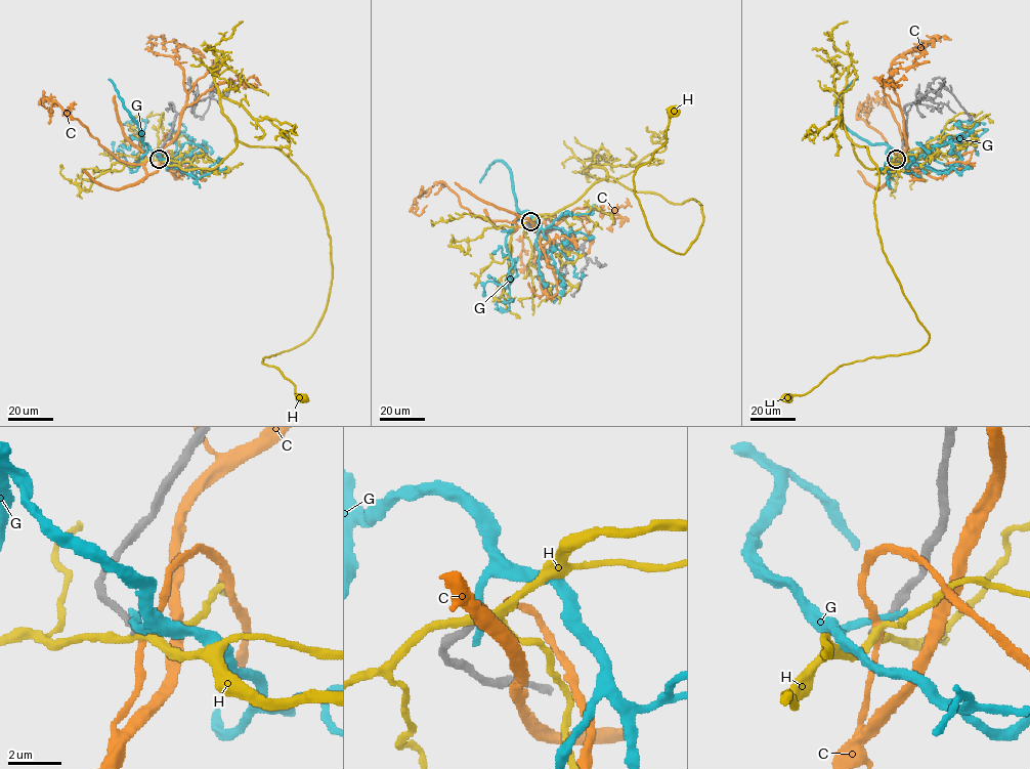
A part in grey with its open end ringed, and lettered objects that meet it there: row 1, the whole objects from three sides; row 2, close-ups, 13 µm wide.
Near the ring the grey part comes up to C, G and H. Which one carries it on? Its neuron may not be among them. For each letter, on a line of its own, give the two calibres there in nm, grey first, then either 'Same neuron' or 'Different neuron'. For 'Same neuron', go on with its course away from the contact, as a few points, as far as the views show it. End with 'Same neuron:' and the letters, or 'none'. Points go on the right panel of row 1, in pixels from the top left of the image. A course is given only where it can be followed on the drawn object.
C: Thickness 280 nm (grey) against 240 nm. Different neuron
G: Thickness 280 nm (grey) against 360 nm. Different neuron
H: Thickness 260 nm (grey) against 260 nm. Different neuron
Same neuron: none

